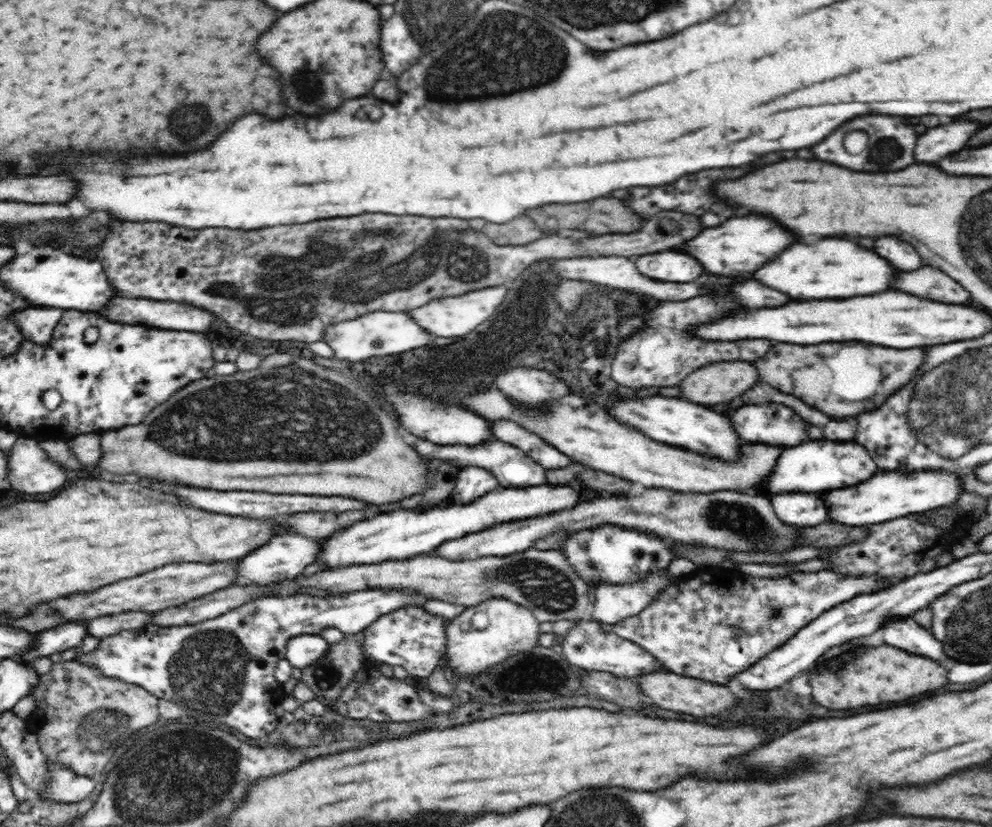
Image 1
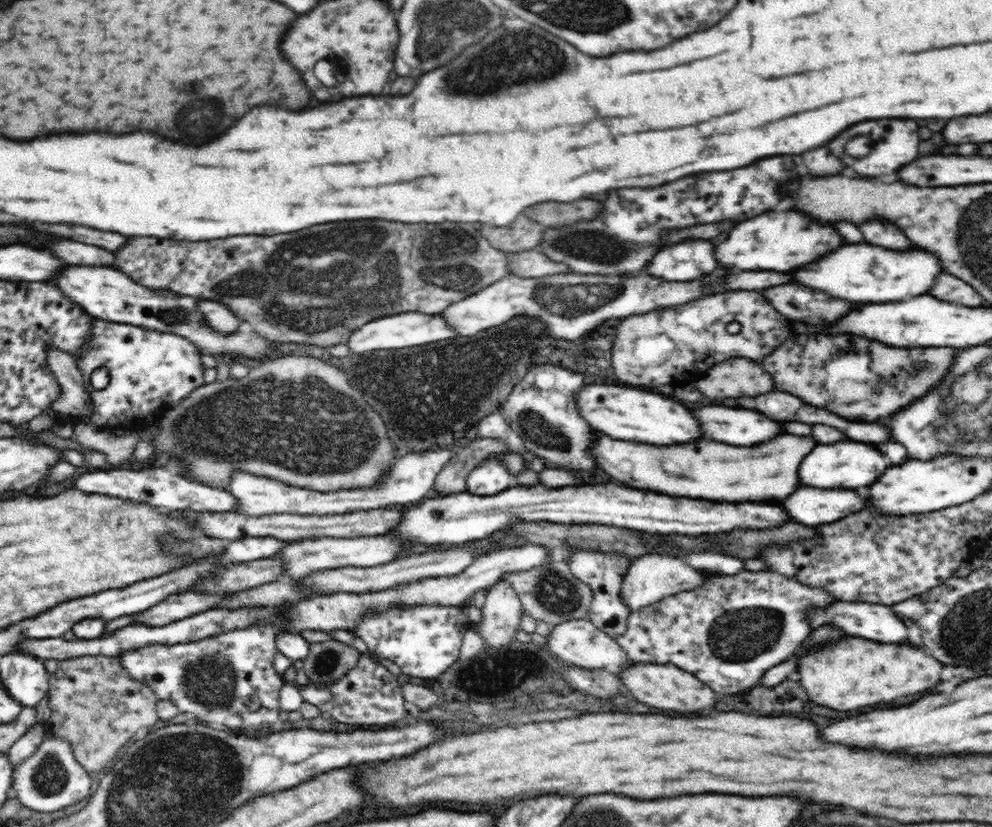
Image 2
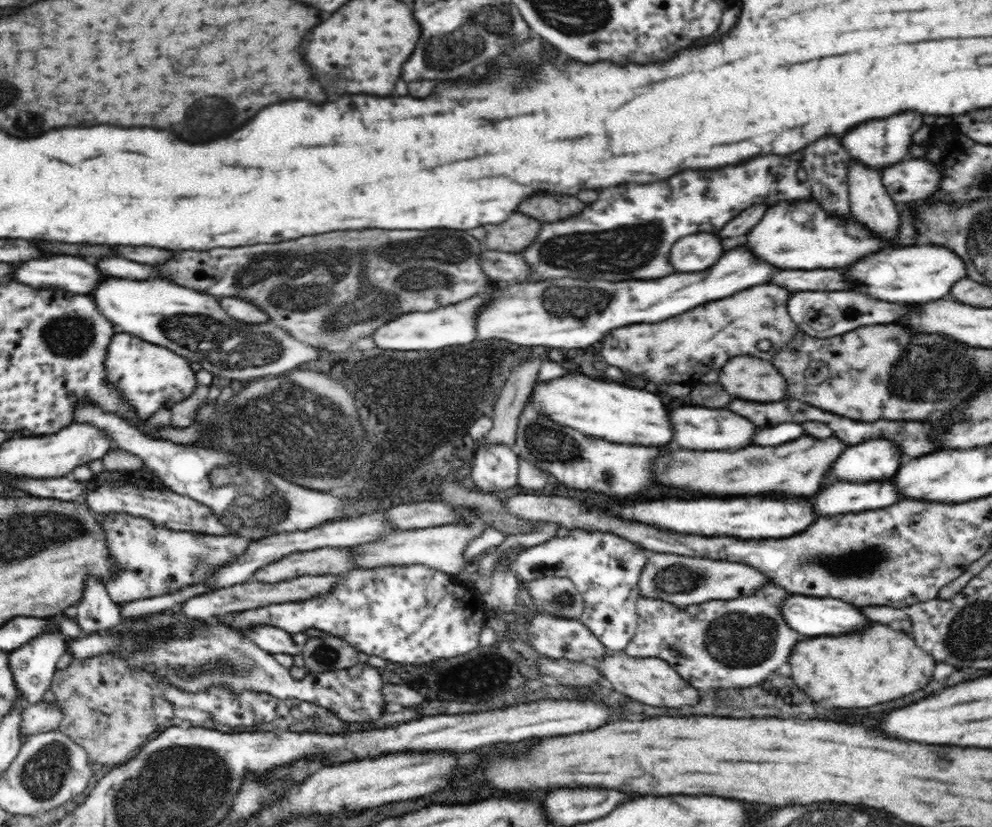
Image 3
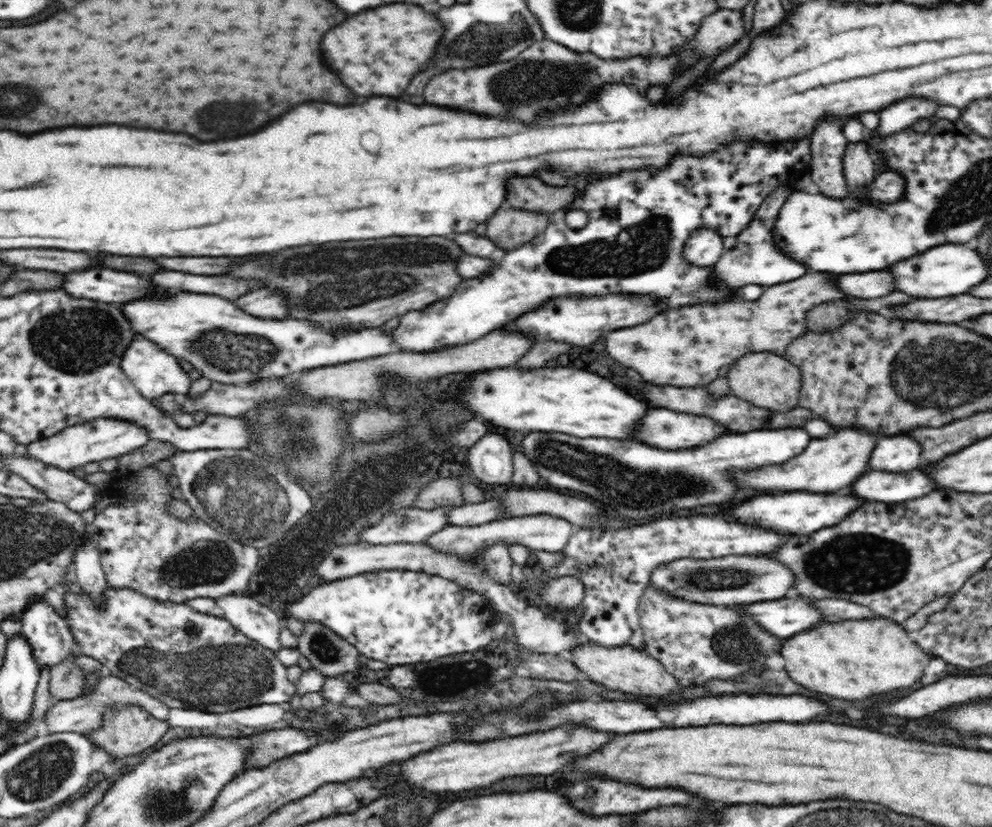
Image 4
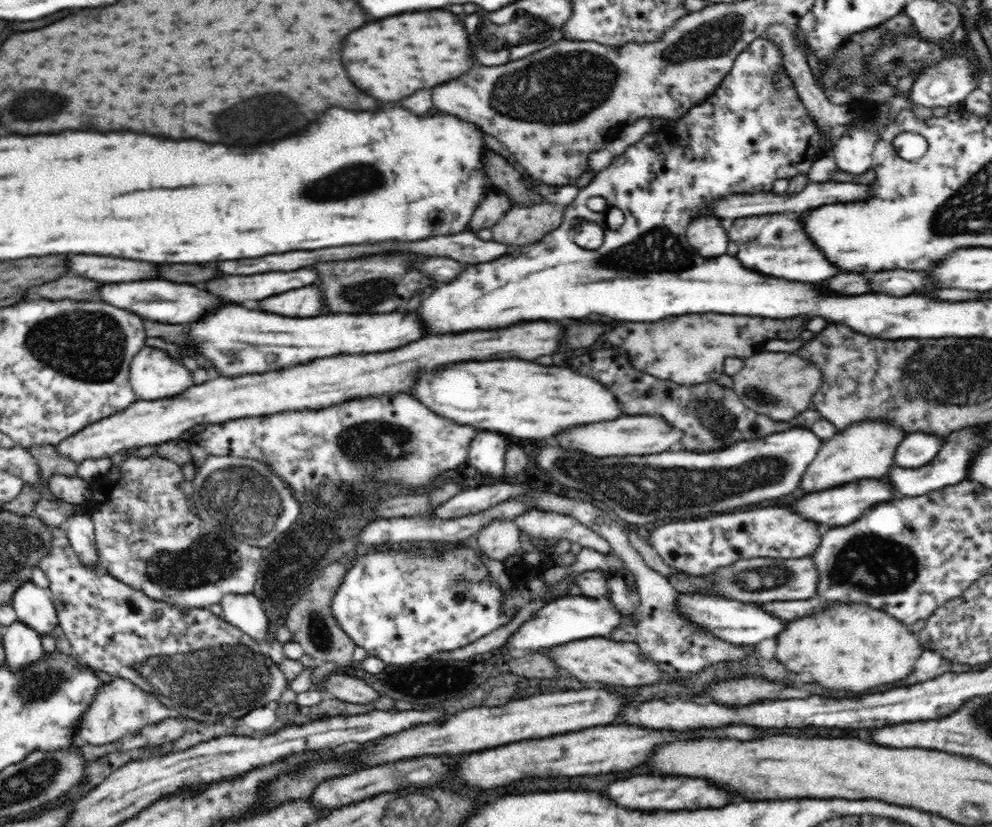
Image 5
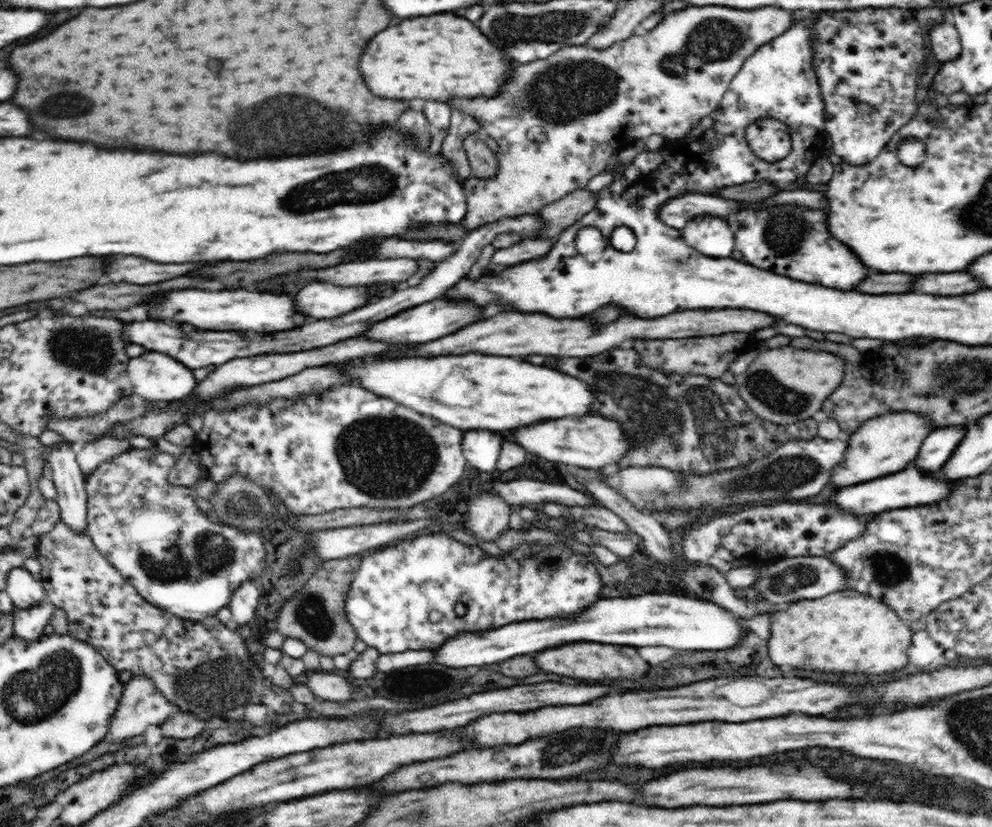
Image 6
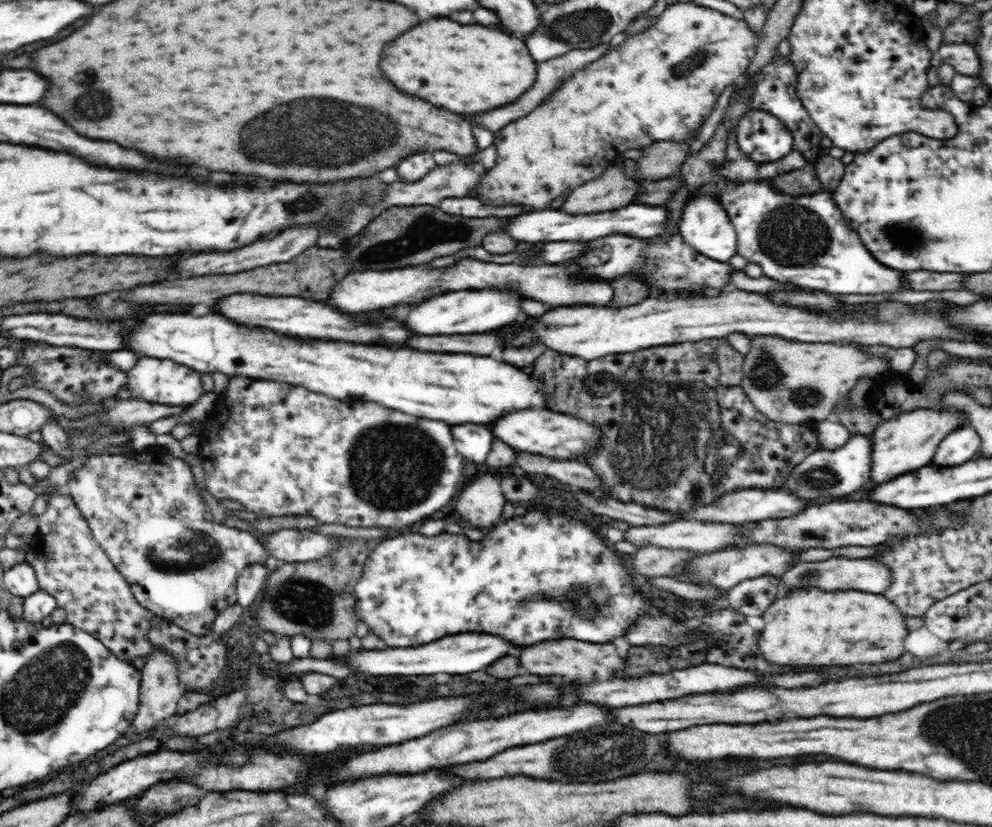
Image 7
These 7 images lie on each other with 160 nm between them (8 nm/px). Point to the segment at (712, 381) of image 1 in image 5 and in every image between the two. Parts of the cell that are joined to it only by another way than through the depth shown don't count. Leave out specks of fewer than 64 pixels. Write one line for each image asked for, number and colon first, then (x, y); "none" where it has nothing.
2: (741, 377)
3: (753, 379)
4: (766, 380)
5: (776, 384)

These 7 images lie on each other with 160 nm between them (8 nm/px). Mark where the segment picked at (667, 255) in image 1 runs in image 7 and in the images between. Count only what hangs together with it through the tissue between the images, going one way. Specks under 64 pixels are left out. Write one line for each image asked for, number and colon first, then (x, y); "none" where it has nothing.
2: (688, 260)
3: (696, 252)
4: (704, 247)
5: (707, 235)
6: (712, 236)
7: (705, 226)

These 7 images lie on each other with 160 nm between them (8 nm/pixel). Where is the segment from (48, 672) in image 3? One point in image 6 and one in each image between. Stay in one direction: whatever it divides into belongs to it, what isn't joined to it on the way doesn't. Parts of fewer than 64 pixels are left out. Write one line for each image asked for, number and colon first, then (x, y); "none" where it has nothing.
4: (47, 632)
5: (34, 606)
6: (25, 590)

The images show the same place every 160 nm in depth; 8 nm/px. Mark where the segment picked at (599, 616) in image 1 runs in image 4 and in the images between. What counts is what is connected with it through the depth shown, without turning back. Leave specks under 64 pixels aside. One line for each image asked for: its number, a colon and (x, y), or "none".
2: (652, 578)
3: (683, 581)
4: (734, 580)

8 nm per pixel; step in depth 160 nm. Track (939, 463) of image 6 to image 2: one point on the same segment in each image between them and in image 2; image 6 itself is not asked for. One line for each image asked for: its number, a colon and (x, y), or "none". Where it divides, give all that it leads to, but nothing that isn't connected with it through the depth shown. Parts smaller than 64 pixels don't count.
2: (845, 464)
3: (878, 459)
4: (897, 453)
5: (917, 449)

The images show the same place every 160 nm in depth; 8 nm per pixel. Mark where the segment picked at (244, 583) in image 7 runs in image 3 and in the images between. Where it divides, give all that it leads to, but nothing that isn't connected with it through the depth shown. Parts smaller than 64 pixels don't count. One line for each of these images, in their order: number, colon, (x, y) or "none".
3: (274, 640)
4: (254, 619)
5: (244, 611)
6: (243, 605)

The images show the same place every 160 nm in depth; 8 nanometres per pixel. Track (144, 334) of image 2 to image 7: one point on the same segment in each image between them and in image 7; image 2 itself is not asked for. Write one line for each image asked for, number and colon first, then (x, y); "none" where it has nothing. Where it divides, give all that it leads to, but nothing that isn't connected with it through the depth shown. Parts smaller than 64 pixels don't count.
3: (150, 376)
4: (154, 372)
5: (153, 374)
6: (156, 377)
7: (152, 380)

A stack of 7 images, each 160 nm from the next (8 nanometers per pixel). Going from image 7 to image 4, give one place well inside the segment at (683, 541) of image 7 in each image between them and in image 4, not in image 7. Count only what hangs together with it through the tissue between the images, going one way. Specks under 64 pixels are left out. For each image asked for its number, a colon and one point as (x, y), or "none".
4: (539, 532)
5: (539, 525)
6: (623, 544)

